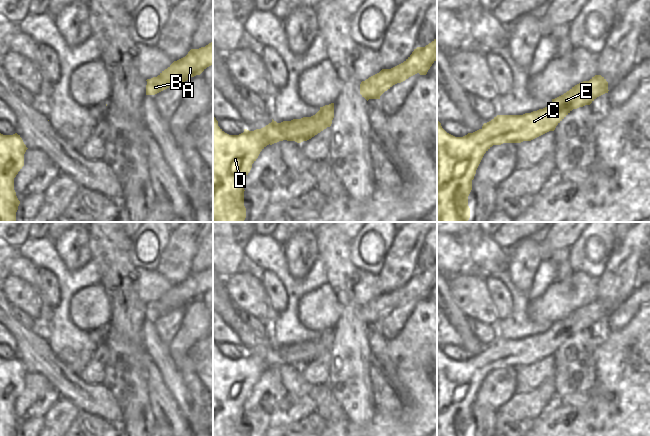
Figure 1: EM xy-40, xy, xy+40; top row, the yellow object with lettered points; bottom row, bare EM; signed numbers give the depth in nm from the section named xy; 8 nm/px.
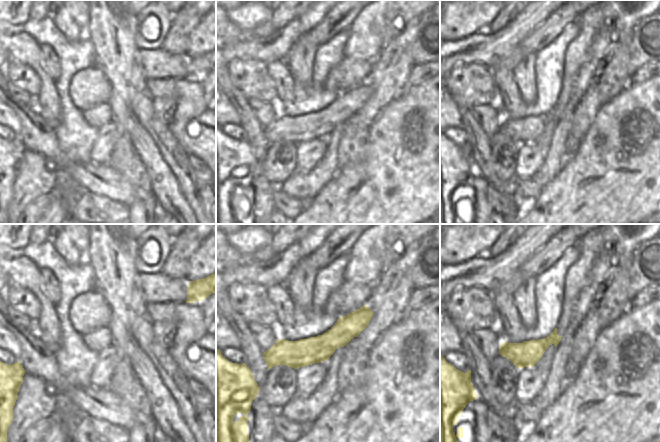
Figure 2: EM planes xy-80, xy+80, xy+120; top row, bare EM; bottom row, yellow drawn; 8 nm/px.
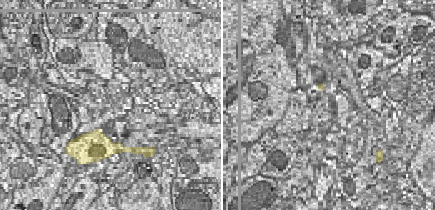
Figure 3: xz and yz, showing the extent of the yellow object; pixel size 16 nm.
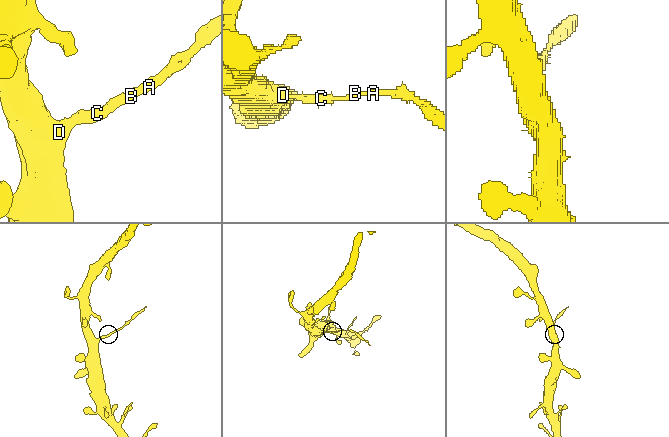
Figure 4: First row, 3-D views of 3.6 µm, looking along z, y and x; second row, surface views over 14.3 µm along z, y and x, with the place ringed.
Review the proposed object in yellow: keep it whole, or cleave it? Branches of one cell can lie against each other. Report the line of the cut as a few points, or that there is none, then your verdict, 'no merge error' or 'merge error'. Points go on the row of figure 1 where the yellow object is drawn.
cut in xy along (254, 130), (260, 131), (269, 143); merge error

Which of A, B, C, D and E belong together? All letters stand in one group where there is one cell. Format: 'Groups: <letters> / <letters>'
Groups: A B C E / D.

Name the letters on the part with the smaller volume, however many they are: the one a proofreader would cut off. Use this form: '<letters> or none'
A, B, C, E

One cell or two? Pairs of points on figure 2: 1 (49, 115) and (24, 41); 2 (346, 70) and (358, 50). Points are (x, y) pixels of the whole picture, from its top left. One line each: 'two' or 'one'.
1: one
2: two

